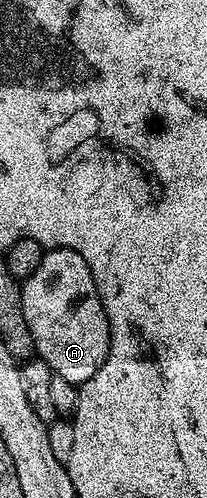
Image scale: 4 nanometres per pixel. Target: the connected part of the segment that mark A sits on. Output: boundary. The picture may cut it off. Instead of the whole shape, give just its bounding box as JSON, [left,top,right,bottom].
[20,247,110,385]

